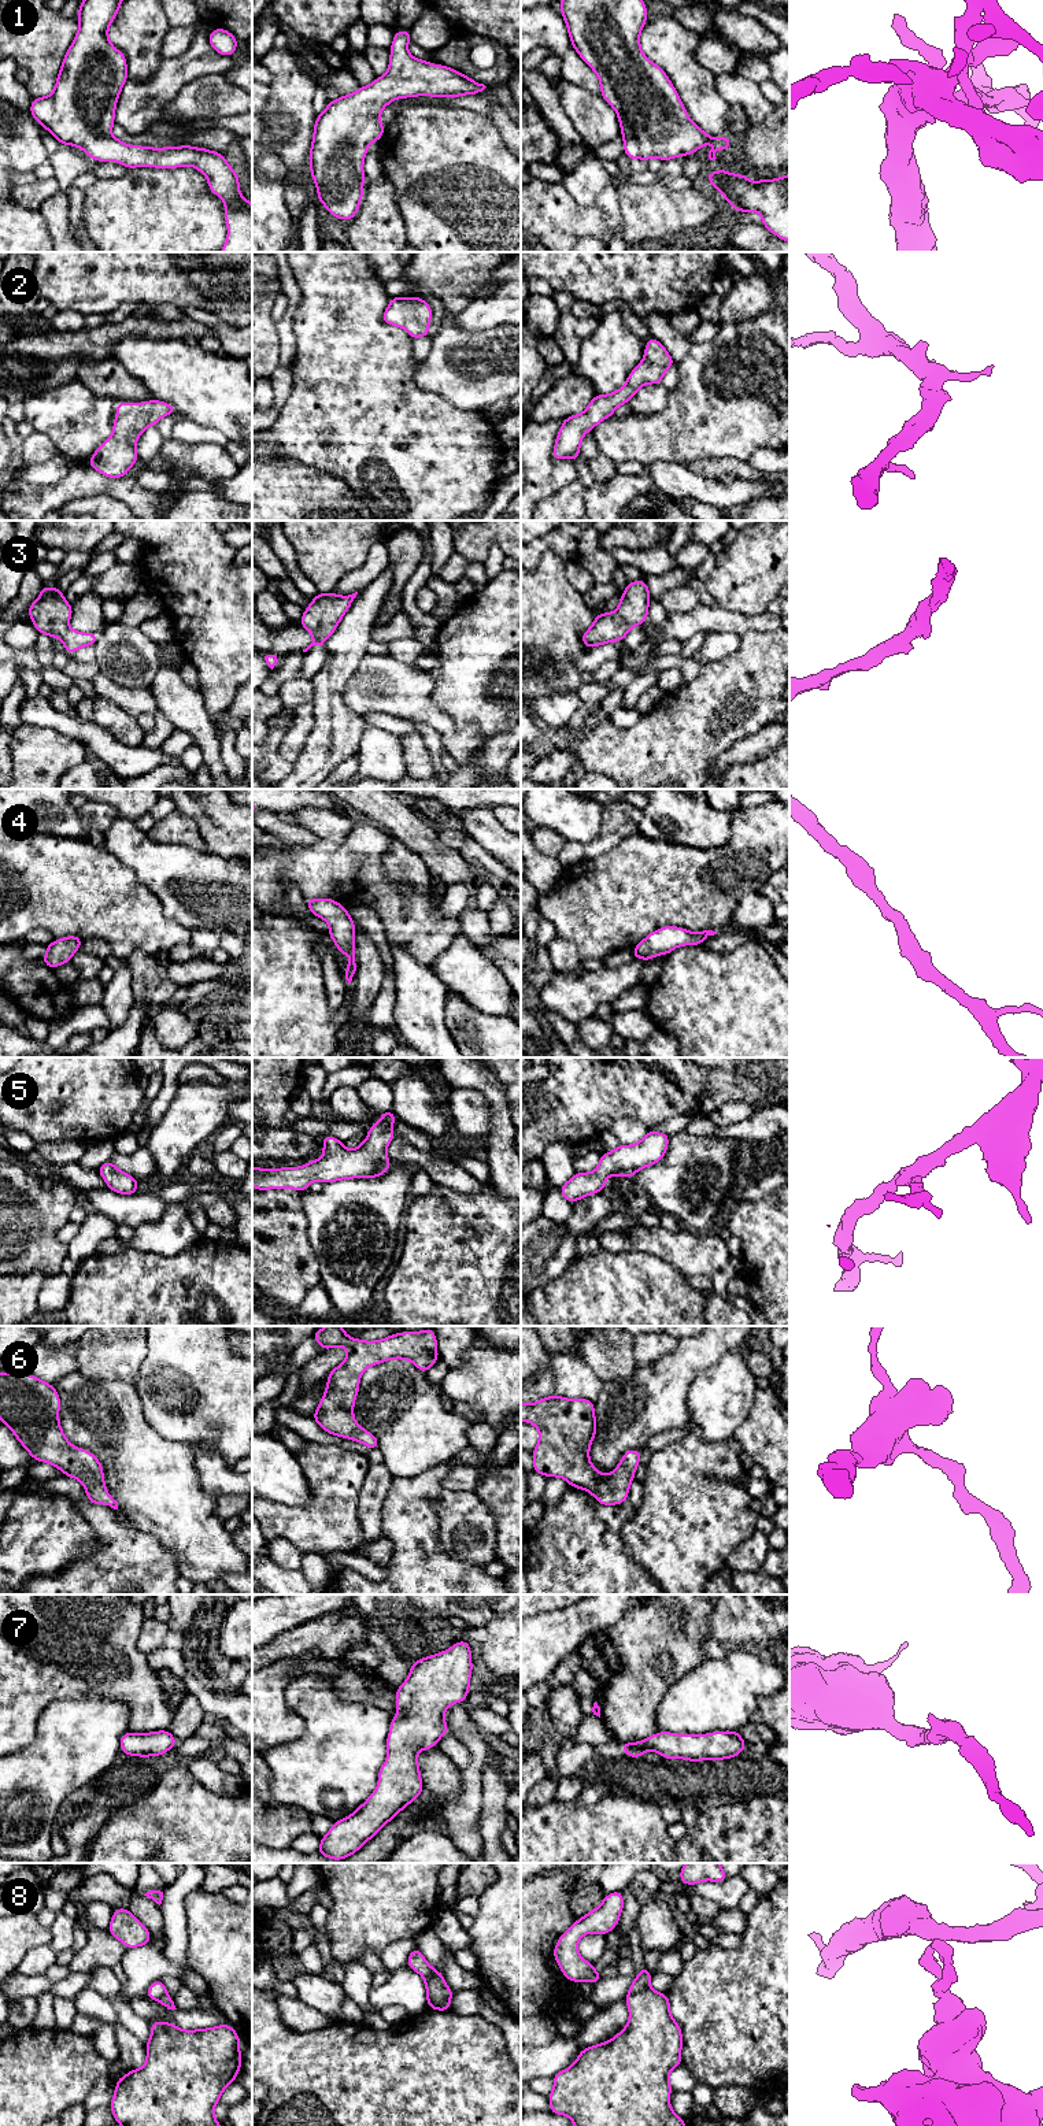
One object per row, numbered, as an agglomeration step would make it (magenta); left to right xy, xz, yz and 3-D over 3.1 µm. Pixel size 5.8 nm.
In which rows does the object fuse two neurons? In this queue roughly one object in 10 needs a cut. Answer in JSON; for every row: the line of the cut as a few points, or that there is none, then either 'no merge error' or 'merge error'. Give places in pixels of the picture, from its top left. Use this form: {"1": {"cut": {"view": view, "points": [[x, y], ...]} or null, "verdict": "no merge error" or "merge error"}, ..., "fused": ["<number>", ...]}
{"1": {"cut": null, "verdict": "no merge error"}, "2": {"cut": null, "verdict": "no merge error"}, "3": {"cut": null, "verdict": "no merge error"}, "4": {"cut": null, "verdict": "no merge error"}, "5": {"cut": null, "verdict": "no merge error"}, "6": {"cut": null, "verdict": "no merge error"}, "7": {"cut": null, "verdict": "no merge error"}, "8": {"cut": null, "verdict": "no merge error"}, "fused": []}

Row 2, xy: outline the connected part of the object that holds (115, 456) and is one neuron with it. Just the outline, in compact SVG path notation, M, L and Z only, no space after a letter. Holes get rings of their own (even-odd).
M151 400L144 403L115 403L116 415L112 426L112 434L95 451L88 464L97 470L101 475L108 478L122 478L133 467L138 459L136 444L140 434L148 426L156 426L162 416L175 415L175 408L160 400Z

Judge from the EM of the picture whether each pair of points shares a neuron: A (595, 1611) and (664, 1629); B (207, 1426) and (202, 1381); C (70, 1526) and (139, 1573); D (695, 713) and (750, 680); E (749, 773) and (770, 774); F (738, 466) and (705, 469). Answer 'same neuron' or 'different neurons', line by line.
A: different neurons
B: same neuron
C: different neurons
D: same neuron
E: same neuron
F: same neuron

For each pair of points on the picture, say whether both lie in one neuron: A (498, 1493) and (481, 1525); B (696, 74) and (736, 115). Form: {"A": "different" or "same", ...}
{"A": "different", "B": "different"}

